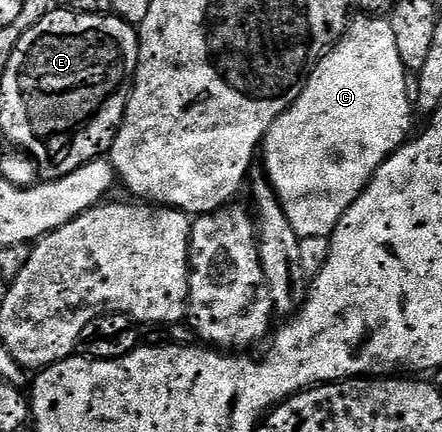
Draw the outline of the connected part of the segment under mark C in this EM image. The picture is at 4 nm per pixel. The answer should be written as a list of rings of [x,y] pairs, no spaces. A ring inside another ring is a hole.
[[[383,16],[356,17],[343,37],[314,63],[302,83],[301,96],[269,128],[261,147],[265,177],[300,238],[331,235],[343,213],[361,196],[376,168],[408,141],[413,102],[409,90],[407,94],[407,78],[409,71],[403,67],[401,52],[397,52],[390,21]]]

